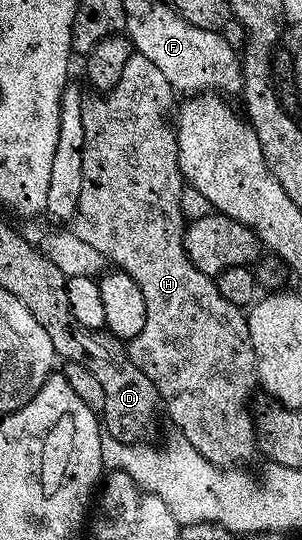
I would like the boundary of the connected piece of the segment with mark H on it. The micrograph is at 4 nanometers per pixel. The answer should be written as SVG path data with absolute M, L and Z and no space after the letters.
M134 52L133 58L123 67L123 75L113 90L104 95L94 96L94 101L92 98L88 102L87 108L83 111L83 192L79 194L79 207L72 219L71 228L75 235L79 235L79 239L85 240L91 247L95 247L95 251L102 253L106 262L122 269L127 275L131 275L131 279L135 279L135 283L139 283L139 291L143 291L143 303L147 303L147 323L143 323L143 331L139 331L139 335L135 335L132 341L128 342L128 360L135 367L139 367L139 371L143 371L143 375L147 375L147 379L151 379L151 383L155 383L155 387L161 395L164 412L166 409L170 419L177 424L177 429L181 432L178 434L191 447L195 447L195 451L199 451L199 455L203 455L203 459L207 459L213 465L237 467L242 463L249 463L245 461L251 460L259 453L259 429L255 424L254 417L252 419L249 415L248 409L249 396L252 395L253 388L258 388L259 385L257 360L249 334L249 318L243 312L242 306L227 303L227 299L223 299L223 295L219 295L216 280L196 269L185 253L187 218L181 209L183 178L177 158L177 135L170 118L169 121L165 118L168 113L170 116L171 110L174 108L173 97L175 98L175 90L169 84L167 75L163 75L163 71L159 71L159 67L155 67L155 63L151 63L151 59Z

